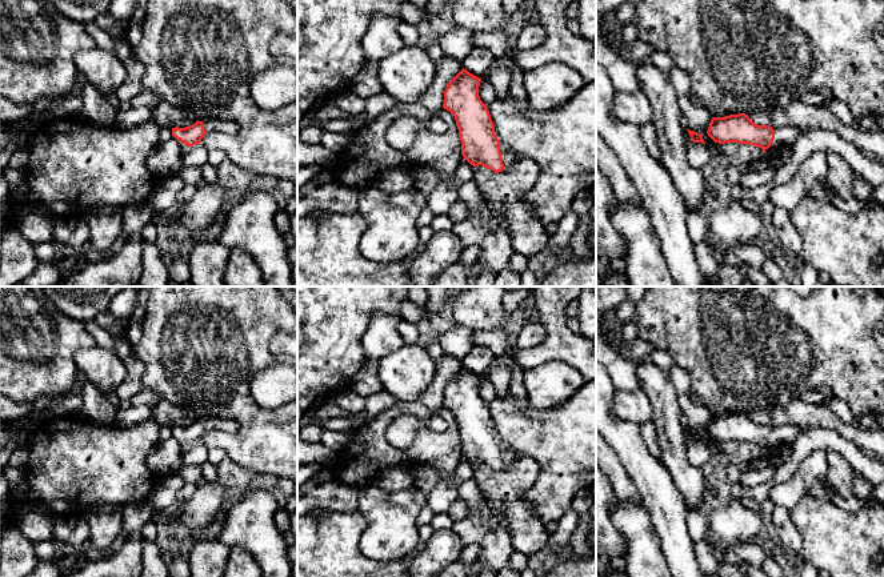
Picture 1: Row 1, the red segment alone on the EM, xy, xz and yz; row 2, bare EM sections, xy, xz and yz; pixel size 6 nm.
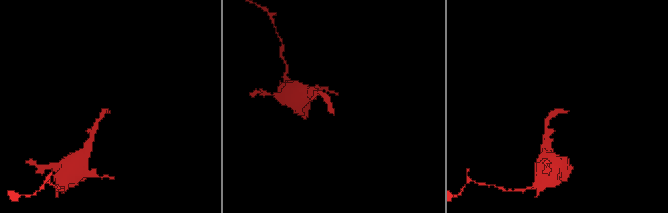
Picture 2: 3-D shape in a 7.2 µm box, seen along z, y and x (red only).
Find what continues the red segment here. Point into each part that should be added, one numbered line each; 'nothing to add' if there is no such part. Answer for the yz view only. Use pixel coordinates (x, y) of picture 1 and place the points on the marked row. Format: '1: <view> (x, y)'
1: yz (787, 135)

